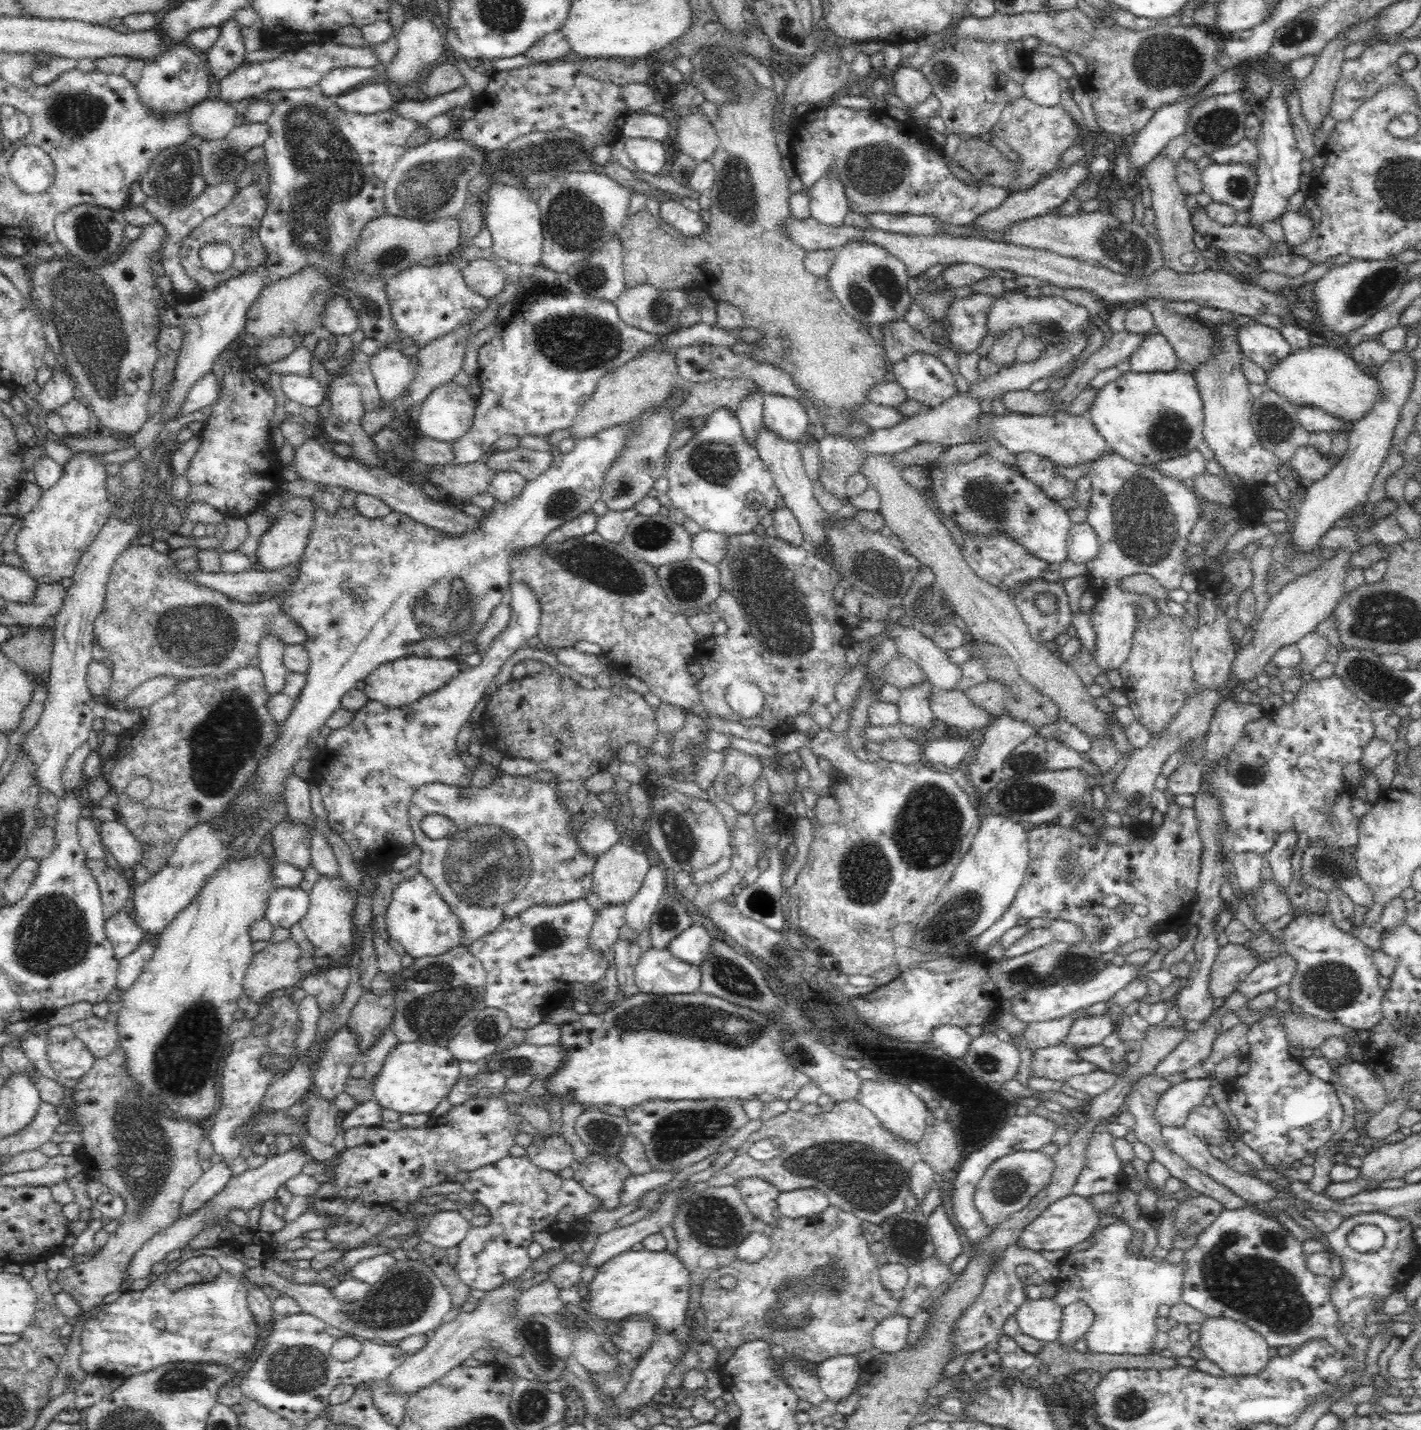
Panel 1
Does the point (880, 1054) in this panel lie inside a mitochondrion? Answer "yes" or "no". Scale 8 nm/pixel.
no

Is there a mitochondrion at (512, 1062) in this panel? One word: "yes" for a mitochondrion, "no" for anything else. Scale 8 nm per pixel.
yes

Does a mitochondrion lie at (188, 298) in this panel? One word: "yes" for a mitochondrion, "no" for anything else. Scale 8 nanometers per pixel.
no

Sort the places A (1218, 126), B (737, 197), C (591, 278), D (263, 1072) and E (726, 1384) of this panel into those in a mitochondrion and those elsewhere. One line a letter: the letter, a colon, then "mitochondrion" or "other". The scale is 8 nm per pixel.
A: mitochondrion
B: mitochondrion
C: mitochondrion
D: other
E: other

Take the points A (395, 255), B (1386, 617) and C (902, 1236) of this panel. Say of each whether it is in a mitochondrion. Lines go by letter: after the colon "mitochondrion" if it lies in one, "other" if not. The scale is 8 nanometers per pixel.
A: mitochondrion
B: mitochondrion
C: mitochondrion

